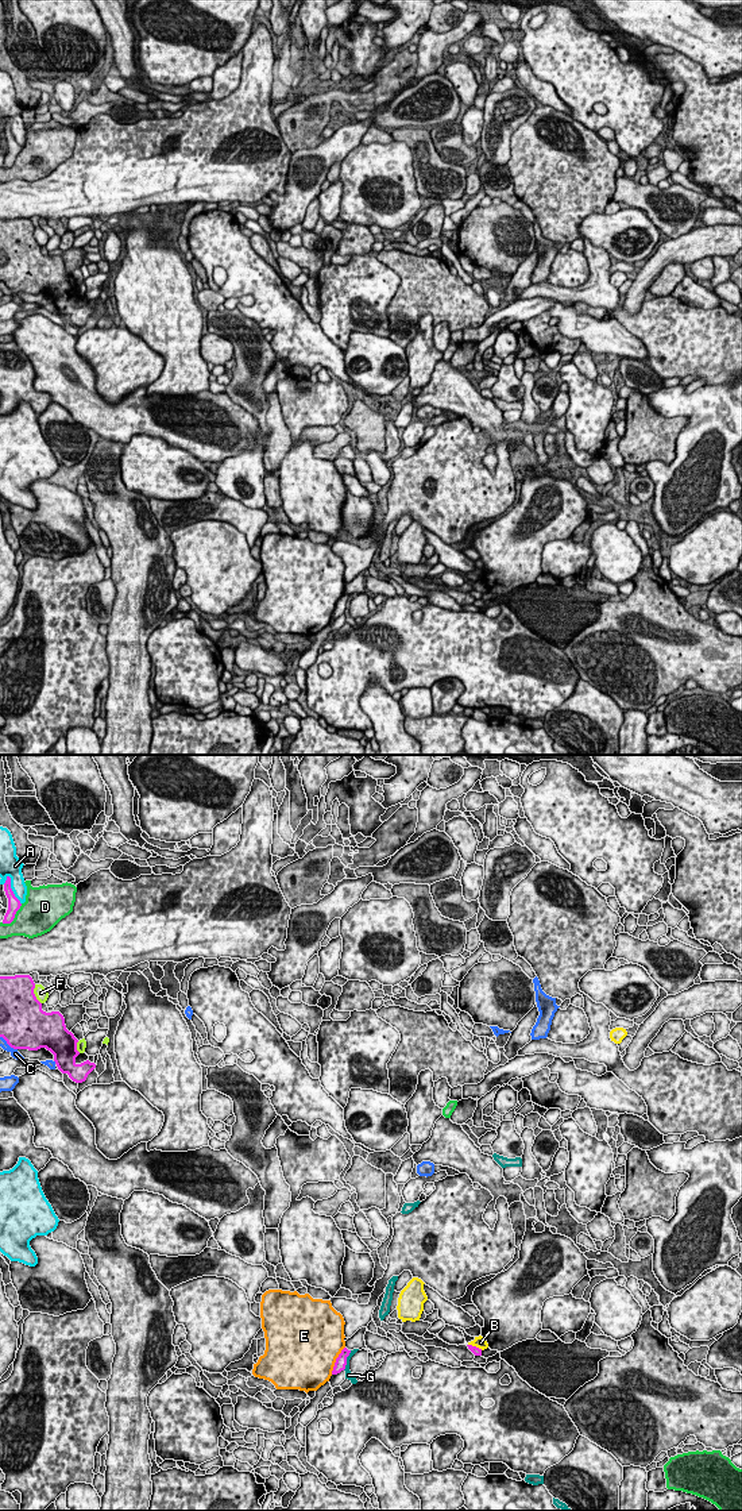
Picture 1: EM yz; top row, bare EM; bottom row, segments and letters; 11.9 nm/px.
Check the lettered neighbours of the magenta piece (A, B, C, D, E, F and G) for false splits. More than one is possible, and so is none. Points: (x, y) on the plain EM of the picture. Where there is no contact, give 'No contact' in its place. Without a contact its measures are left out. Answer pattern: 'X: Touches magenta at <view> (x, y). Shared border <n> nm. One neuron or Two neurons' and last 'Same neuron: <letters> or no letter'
A: Touches magenta at yz (11, 134). Shared border 380 nm. Two neurons
B: Touches magenta at yz (475, 590). Shared border 190 nm. Two neurons
C: Touches magenta at yz (8, 288). Shared border 260 nm. Two neurons
D: Touches magenta at yz (14, 161). Shared border 340 nm. Two neurons
E: Touches magenta at yz (336, 604). Shared border 380 nm. Two neurons
F: Touches magenta at yz (34, 238). Shared border 260 nm. Two neurons
G: Touches magenta at yz (346, 604). Shared border 260 nm. Two neurons
Same neuron: no letter

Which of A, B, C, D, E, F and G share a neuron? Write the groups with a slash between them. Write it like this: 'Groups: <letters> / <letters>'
Groups: A / B / C / D / E / F / G

